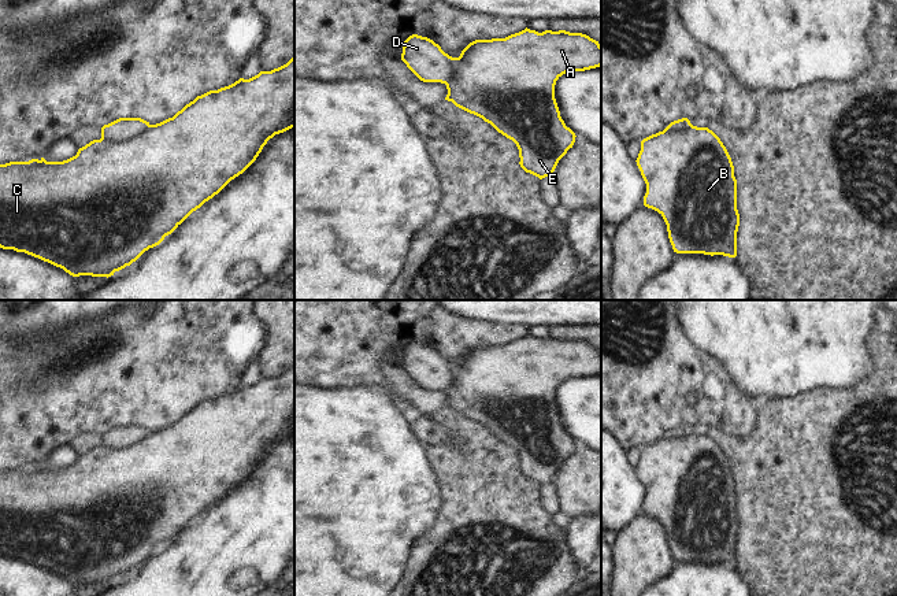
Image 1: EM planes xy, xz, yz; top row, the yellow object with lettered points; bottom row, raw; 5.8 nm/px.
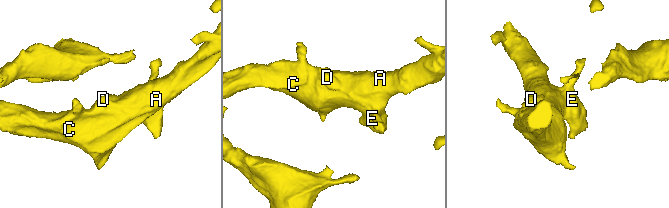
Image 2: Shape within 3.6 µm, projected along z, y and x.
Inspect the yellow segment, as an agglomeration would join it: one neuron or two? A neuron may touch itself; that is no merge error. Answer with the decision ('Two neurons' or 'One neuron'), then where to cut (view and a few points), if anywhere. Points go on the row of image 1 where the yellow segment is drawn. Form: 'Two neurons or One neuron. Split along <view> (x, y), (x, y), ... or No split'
Two neurons. Split along xy (149, 125), (126, 139), (102, 139)

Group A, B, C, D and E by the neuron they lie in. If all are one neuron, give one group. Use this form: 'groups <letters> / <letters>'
groups A B C E / D

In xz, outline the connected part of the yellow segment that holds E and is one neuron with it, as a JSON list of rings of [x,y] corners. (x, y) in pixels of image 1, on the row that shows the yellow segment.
[[[525,29],[505,38],[475,40],[470,42],[459,58],[452,58],[451,75],[444,82],[448,89],[445,100],[456,107],[482,118],[498,133],[512,140],[520,158],[520,167],[540,179],[553,175],[559,160],[572,148],[575,133],[566,126],[555,99],[556,81],[568,71],[585,71],[601,66],[601,45],[582,33],[566,30],[552,32]]]

